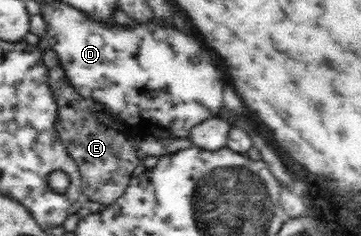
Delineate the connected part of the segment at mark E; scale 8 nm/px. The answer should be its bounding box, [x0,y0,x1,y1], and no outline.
[37,37,141,205]

